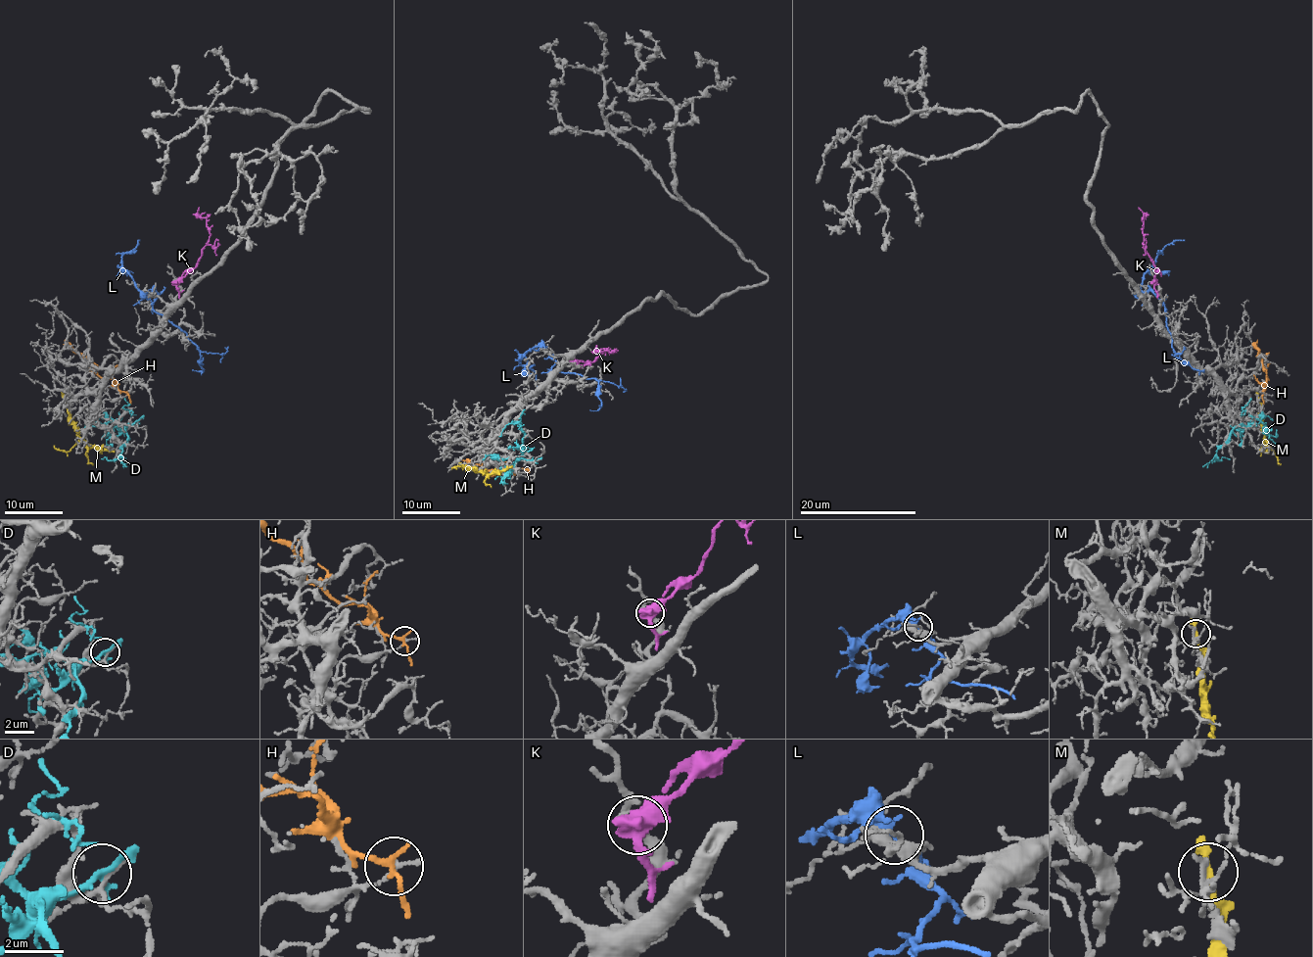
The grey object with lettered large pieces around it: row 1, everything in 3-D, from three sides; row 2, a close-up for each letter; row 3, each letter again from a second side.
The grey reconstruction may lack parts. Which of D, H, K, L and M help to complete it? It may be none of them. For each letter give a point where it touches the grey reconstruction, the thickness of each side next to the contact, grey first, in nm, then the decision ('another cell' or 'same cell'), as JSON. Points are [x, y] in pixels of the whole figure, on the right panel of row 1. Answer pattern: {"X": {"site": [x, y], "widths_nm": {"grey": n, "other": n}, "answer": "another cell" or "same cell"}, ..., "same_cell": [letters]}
{"D": {"site": [1253, 420], "widths_nm": {"grey": 150, "other": 240}, "answer": "another cell"}, "H": {"site": [1263, 393], "widths_nm": {"grey": 200, "other": 190}, "answer": "another cell"}, "K": {"site": [1155, 283], "widths_nm": {"grey": 240, "other": 550}, "answer": "another cell"}, "L": {"site": [1143, 292], "widths_nm": {"grey": 360, "other": 190}, "answer": "another cell"}, "M": {"site": [1258, 398], "widths_nm": {"grey": 170, "other": 260}, "answer": "another cell"}, "same_cell": []}

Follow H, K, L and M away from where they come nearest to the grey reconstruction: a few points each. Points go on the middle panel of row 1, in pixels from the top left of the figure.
H: (526, 469), (492, 473), (481, 465), (463, 463)
K: (574, 362), (592, 361), (601, 351), (607, 350), (595, 350), (597, 345)
L: (546, 350), (555, 359), (550, 371), (578, 373), (598, 382), (601, 405), (595, 410), (589, 409)
M: (461, 465), (492, 473), (512, 465)

